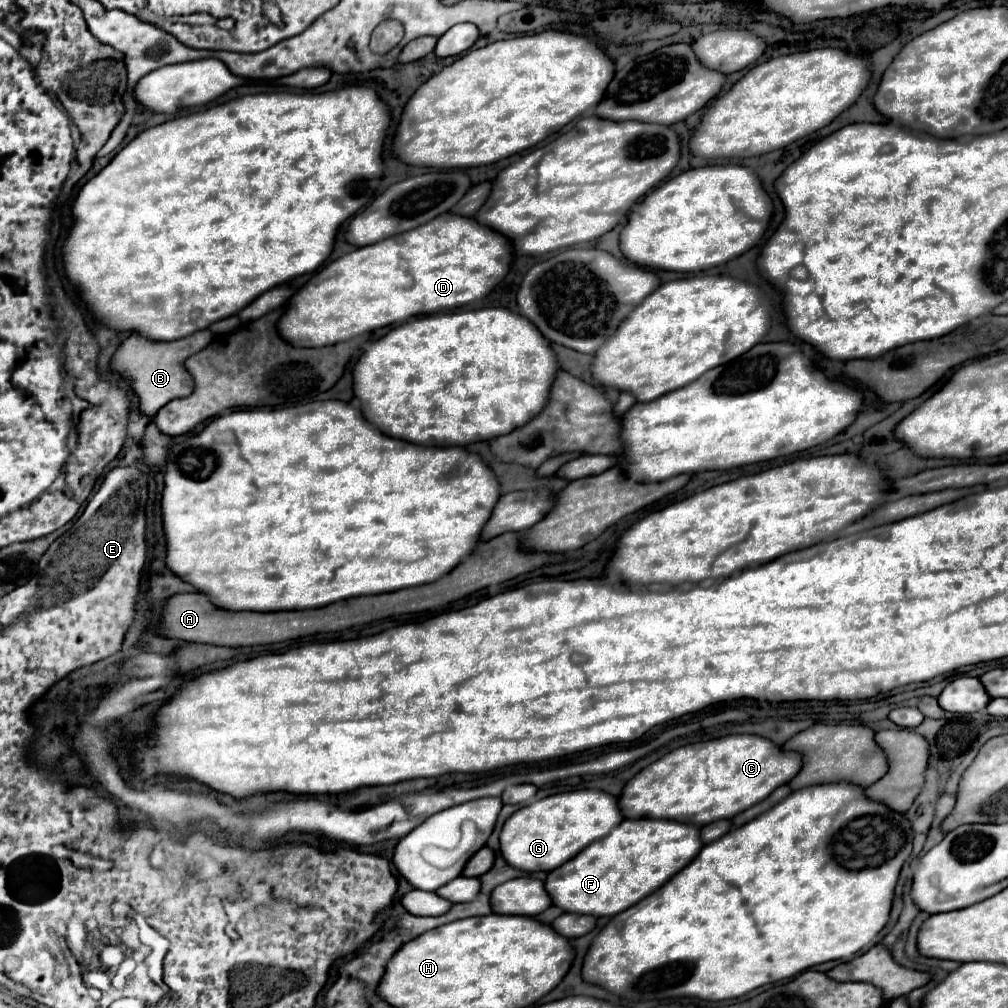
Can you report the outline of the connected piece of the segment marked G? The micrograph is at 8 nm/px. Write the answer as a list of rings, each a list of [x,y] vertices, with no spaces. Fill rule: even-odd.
[[[573,790],[547,796],[519,808],[503,824],[499,842],[505,862],[523,872],[551,872],[571,860],[593,840],[607,836],[623,822],[617,798],[601,790]]]

